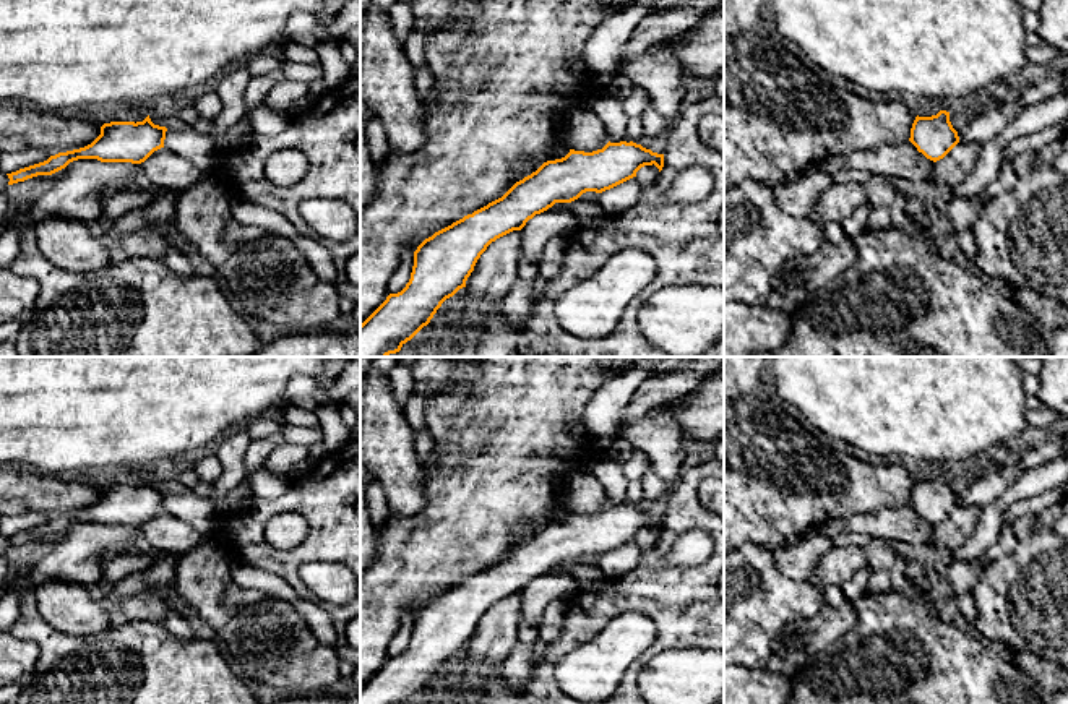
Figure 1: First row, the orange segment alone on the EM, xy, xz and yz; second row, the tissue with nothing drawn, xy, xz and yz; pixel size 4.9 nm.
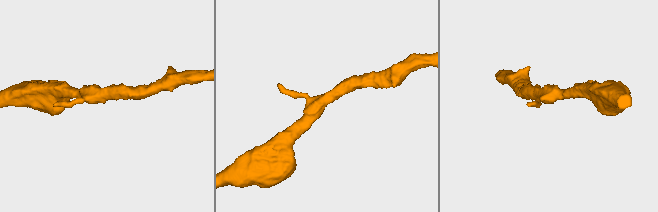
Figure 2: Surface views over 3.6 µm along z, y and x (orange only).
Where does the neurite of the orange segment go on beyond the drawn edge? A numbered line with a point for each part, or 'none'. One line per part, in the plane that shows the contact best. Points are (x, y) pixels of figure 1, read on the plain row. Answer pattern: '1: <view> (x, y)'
none

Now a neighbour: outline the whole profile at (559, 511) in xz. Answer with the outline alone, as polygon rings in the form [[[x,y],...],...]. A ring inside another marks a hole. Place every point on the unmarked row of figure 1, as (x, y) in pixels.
[[[563,495],[563,498],[557,504],[553,504],[550,508],[550,511],[547,513],[545,522],[537,530],[534,530],[534,532],[528,534],[526,537],[523,537],[516,545],[523,543],[524,540],[531,539],[532,535],[536,535],[544,526],[562,522],[568,516],[570,516],[570,509],[566,506],[566,498]]]

